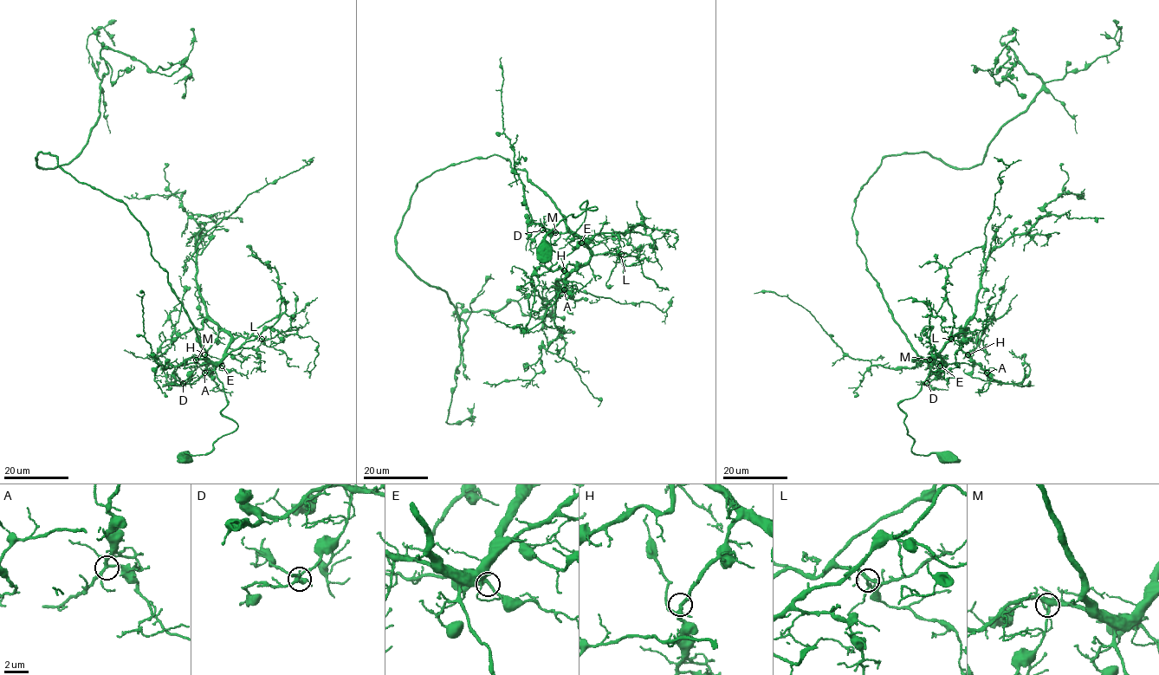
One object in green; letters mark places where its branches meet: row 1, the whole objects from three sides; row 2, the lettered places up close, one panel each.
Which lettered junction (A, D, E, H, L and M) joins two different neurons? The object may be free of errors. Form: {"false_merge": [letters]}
{"false_merge": []}

